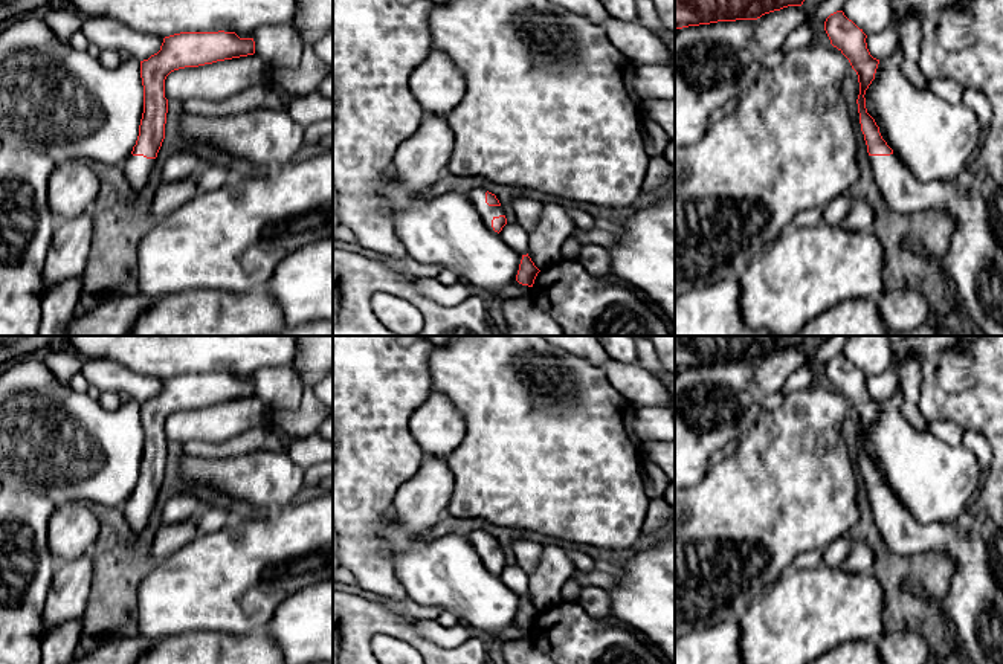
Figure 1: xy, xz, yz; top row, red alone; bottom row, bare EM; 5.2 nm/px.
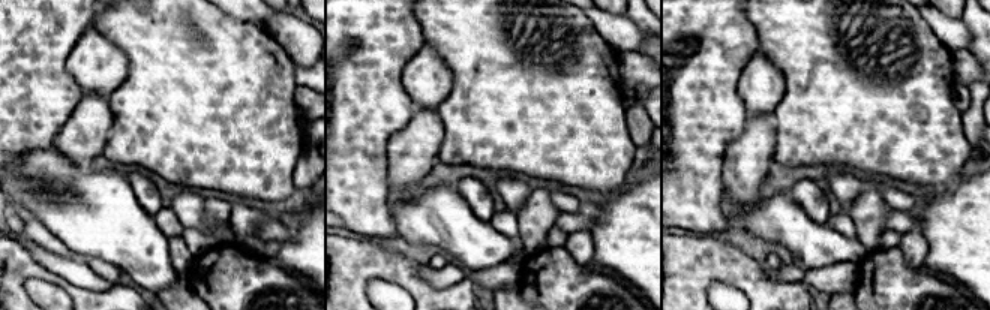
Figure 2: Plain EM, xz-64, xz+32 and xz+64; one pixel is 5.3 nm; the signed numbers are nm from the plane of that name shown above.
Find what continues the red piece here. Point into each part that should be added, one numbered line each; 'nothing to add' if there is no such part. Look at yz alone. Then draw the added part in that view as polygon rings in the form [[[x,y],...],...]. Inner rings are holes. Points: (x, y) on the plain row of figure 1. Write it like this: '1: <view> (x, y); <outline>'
1: yz (974, 603); [[[870,498],[878,528],[896,553],[934,551],[951,563],[945,609],[951,633],[966,664],[1003,664],[1003,565],[992,562],[977,533],[965,533],[957,521],[922,524],[895,498]]]

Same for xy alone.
1: xy (138, 510); [[[130,498],[127,502],[122,504],[124,514],[130,524],[130,527],[140,534],[148,522],[150,516],[154,510],[156,501],[147,501],[144,498]]]

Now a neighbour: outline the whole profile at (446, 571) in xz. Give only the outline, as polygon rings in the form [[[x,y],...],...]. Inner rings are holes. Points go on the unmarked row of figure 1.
[[[395,513],[386,525],[386,536],[394,548],[391,560],[395,577],[412,601],[421,606],[438,606],[443,611],[452,612],[484,640],[496,637],[516,621],[522,597],[513,592],[501,580],[501,575],[484,566],[467,536],[409,536],[398,525]]]

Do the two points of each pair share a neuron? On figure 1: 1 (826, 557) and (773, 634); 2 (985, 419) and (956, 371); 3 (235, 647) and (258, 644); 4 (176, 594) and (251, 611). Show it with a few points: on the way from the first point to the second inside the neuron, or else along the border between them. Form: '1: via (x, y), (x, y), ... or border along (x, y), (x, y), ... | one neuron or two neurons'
1: border along (819, 565), (841, 567) | two neurons
2: border along (965, 351), (974, 379), (957, 390), (944, 390) | two neurons
3: via (241, 647), (252, 647) | one neuron
4: via (194, 594), (232, 594) | one neuron

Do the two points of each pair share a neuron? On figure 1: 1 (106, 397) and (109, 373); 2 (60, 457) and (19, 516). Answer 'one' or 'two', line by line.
1: two
2: two

